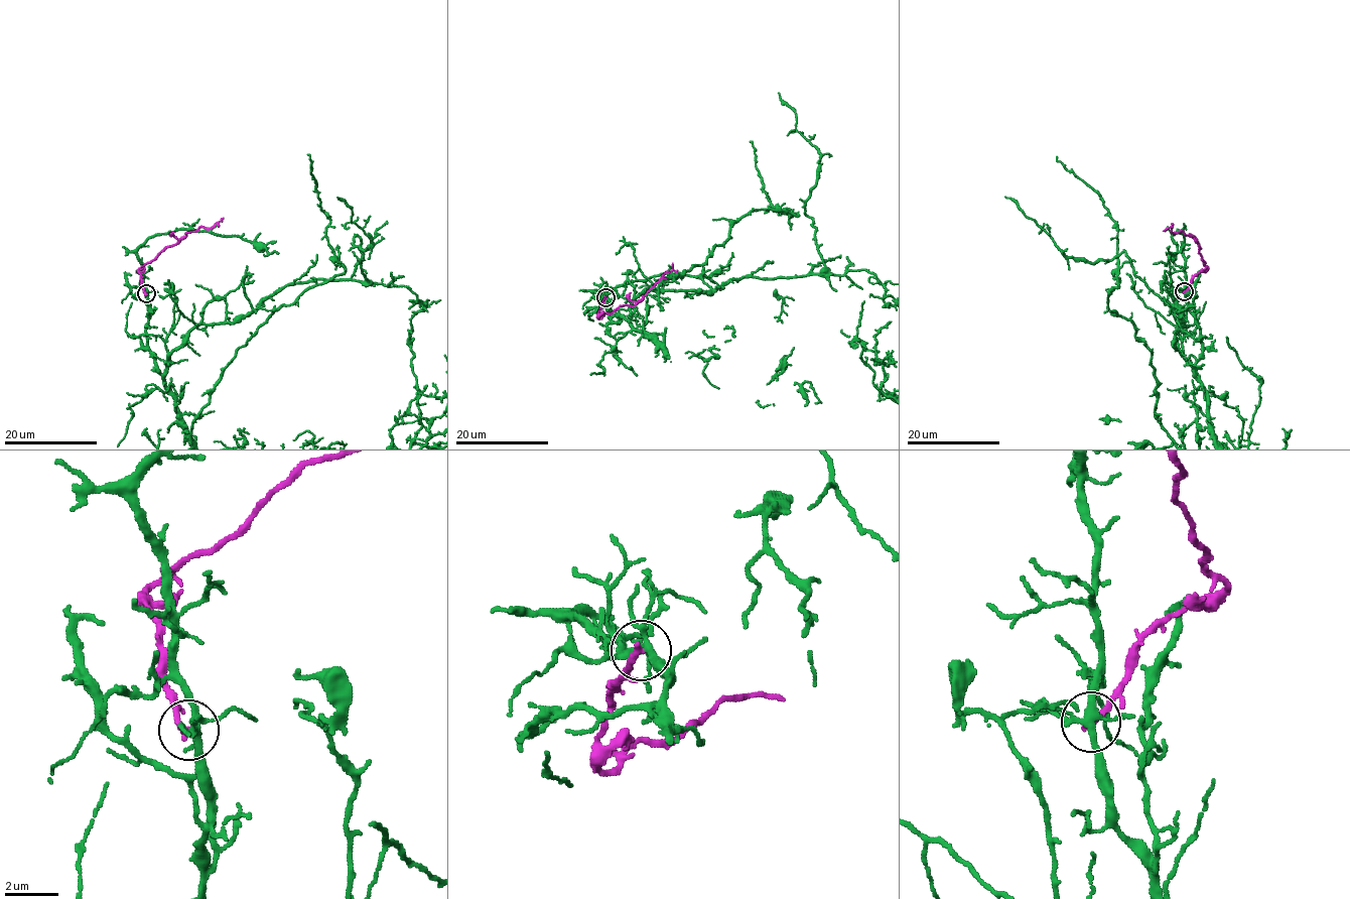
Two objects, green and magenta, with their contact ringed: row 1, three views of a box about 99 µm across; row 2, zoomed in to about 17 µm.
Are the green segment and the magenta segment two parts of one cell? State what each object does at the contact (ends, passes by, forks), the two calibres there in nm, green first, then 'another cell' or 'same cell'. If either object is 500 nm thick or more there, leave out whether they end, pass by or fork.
green forks there; magenta ends there; 260 nm thick on the green side, 280 nm on the other; another cell

